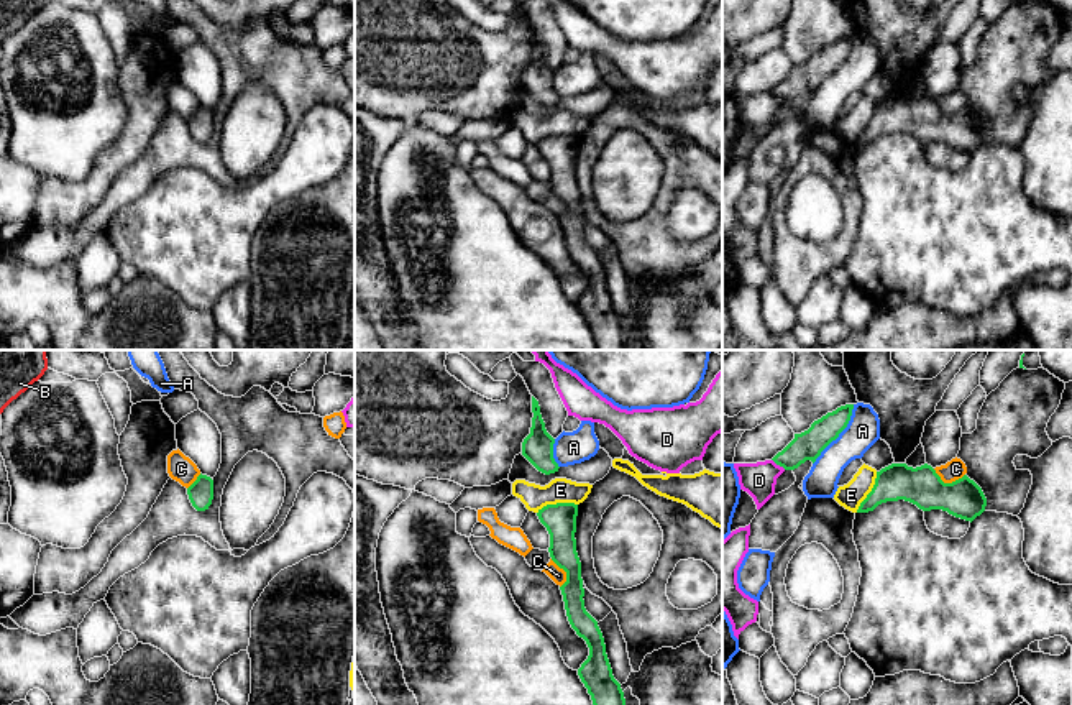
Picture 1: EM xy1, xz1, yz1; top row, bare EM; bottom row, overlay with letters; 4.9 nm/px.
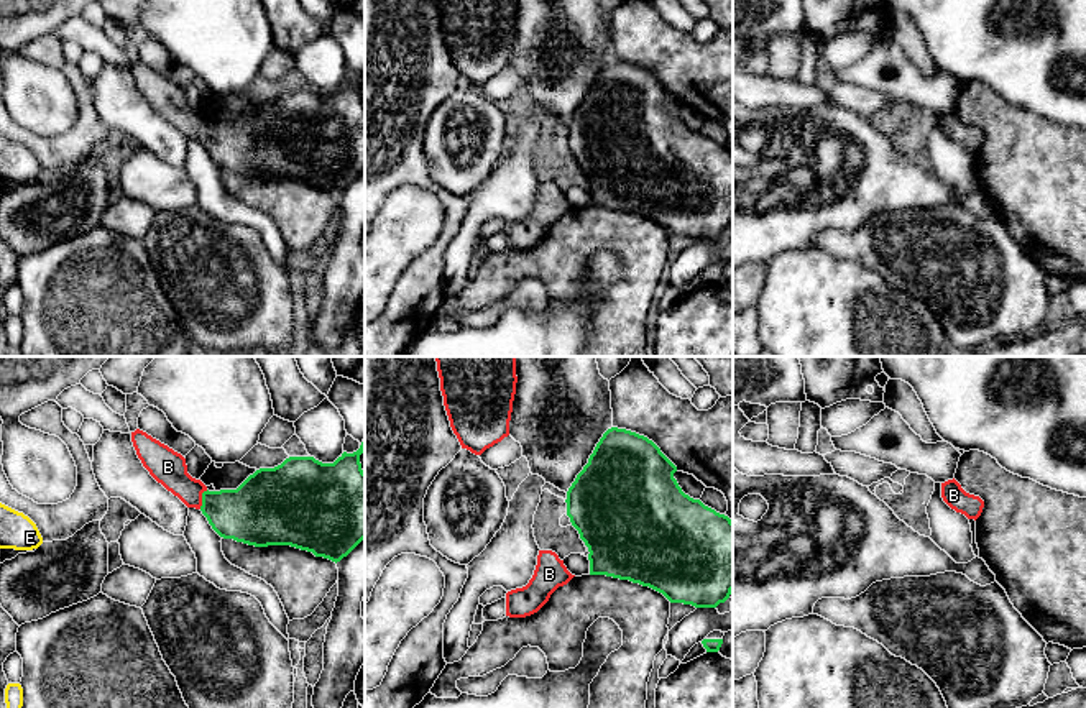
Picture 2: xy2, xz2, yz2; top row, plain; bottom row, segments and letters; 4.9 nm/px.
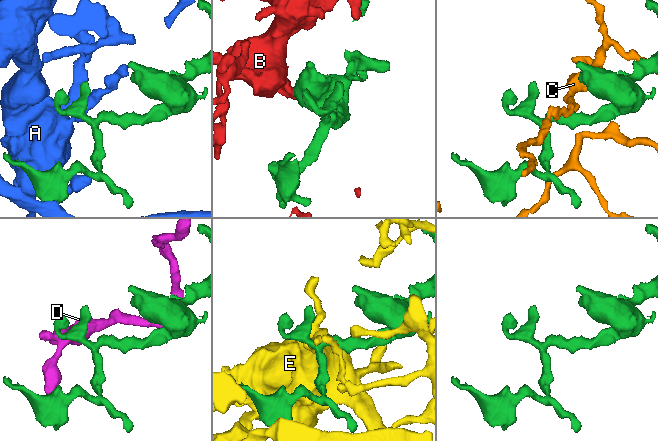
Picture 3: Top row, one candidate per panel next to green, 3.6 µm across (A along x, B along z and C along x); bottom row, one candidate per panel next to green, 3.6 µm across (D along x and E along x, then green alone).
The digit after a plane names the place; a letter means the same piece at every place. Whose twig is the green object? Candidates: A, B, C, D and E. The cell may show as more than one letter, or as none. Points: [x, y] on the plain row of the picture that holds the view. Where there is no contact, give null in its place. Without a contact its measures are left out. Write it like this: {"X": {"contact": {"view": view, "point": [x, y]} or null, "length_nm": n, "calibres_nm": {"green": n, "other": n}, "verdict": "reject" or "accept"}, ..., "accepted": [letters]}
{"A": {"contact": {"view": "yz1", "point": [839, 64]}, "length_nm": 360, "calibres_nm": {"green": 140, "other": 160}, "verdict": "reject"}, "B": {"contact": {"view": "xy2", "point": [202, 130]}, "length_nm": 100, "calibres_nm": {"green": 280, "other": 170}, "verdict": "accept"}, "C": {"contact": {"view": "yz1", "point": [948, 115]}, "length_nm": 160, "calibres_nm": {"green": 190, "other": 100}, "verdict": "reject"}, "D": {"contact": {"view": "yz1", "point": [778, 96]}, "length_nm": 90, "calibres_nm": {"green": 140, "other": 170}, "verdict": "reject"}, "E": {"contact": {"view": "xz1", "point": [557, 135]}, "length_nm": 200, "calibres_nm": {"green": 160, "other": 130}, "verdict": "reject"}, "accepted": ["B"]}

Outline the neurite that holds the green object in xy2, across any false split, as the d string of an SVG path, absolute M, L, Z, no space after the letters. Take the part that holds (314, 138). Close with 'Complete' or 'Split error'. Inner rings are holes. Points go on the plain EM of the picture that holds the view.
M136 61L131 74L150 107L187 140L200 141L223 171L255 179L291 177L332 194L340 194L365 171L365 103L360 87L365 71L353 85L343 84L334 95L314 89L289 89L274 100L260 100L237 122L209 123L187 105L186 90Z. Split error

